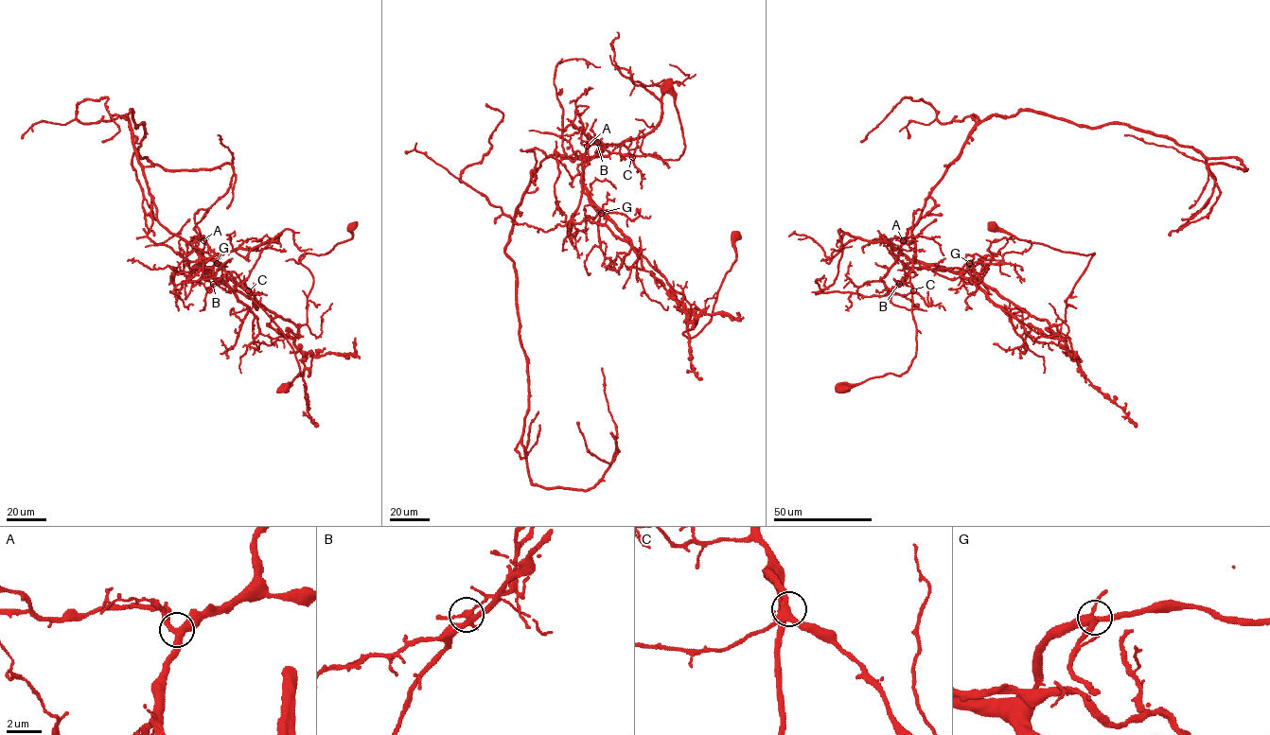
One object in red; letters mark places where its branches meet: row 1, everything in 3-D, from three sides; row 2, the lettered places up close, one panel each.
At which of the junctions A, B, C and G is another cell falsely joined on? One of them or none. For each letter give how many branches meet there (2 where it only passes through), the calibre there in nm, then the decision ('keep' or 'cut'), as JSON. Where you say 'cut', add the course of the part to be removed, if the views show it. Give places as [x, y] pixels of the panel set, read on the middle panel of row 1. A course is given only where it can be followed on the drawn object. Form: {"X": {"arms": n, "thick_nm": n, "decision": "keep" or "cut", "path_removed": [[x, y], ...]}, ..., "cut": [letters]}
{"A": {"arms": 4, "thick_nm": 380, "decision": "keep"}, "B": {"arms": 4, "thick_nm": 260, "decision": "cut", "path_removed": [[597, 142], [581, 175], [593, 220], [681, 294], [696, 318], [683, 333], [689, 338], [711, 319], [738, 232]]}, "C": {"arms": 4, "thick_nm": 360, "decision": "keep"}, "G": {"arms": 4, "thick_nm": 360, "decision": "keep"}, "cut": ["B"]}

